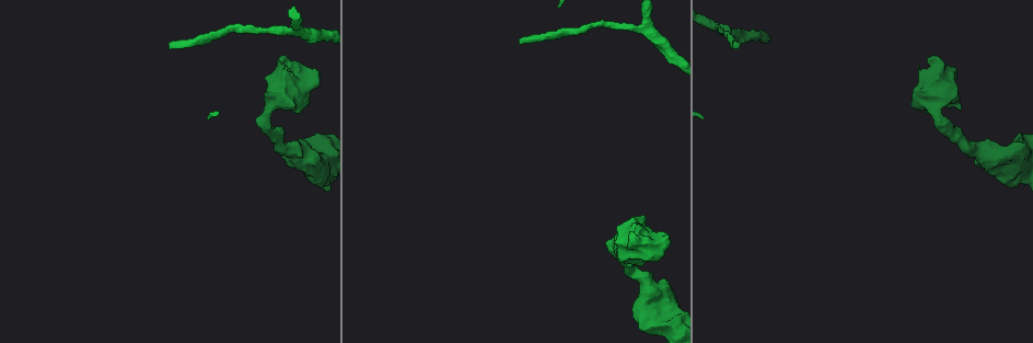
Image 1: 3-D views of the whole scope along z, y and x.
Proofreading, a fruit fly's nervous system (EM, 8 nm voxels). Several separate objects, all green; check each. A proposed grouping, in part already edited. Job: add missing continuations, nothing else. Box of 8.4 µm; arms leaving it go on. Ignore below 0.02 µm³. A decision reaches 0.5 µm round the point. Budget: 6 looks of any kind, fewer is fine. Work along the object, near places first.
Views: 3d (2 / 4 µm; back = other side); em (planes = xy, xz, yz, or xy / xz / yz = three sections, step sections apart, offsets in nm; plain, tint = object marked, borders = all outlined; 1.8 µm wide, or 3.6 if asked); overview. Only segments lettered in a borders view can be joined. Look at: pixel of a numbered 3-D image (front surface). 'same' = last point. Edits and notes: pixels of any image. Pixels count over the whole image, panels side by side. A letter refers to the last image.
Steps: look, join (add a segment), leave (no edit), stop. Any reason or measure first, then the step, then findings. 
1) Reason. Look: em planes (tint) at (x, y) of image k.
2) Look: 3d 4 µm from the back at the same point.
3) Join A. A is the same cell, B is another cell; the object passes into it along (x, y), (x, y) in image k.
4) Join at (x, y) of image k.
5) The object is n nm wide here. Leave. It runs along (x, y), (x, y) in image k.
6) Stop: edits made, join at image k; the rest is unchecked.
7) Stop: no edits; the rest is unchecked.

Thin end. Look: em planes (plain) at (521, 42) of image 1.

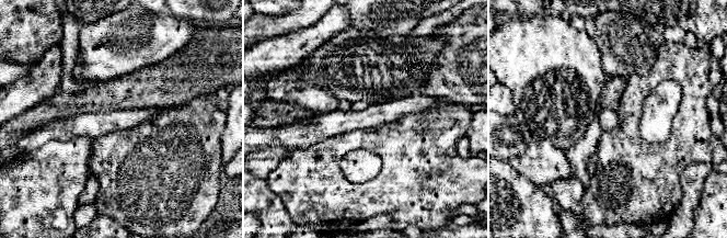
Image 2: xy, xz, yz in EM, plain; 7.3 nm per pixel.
Look: em planes (borders) at the same point.

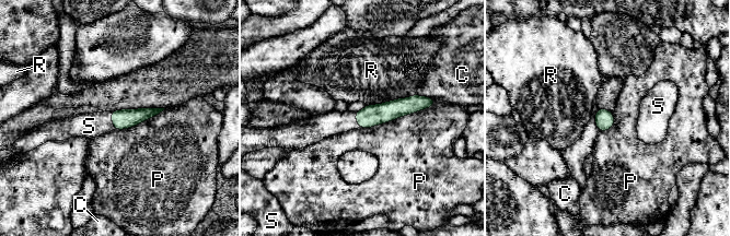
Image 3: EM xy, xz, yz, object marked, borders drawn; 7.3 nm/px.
Join S. S is the same cell, C, P and R are other cells; the object passes into it along (122, 119), (112, 120), (89, 126) in image 3; the neuron continues.

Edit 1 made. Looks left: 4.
Two arms in line, one across. Look: 3d 2 µm at (638, 30) of image 1.

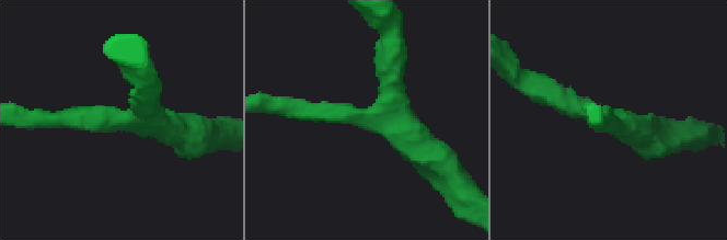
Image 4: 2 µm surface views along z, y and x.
3 arms meet here; the arms are 180, 220, 280 nm wide. Look: em xy step 8 (tint) at (613, 125) of image 4.

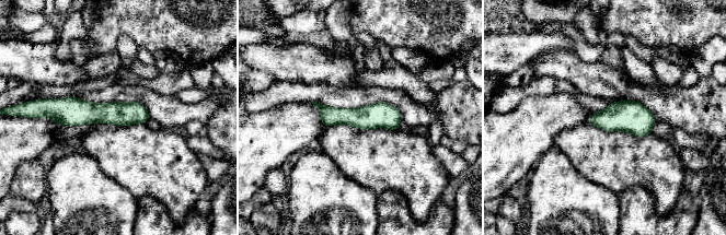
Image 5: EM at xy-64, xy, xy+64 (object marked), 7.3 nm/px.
Look: em planes (borders) at the same point.

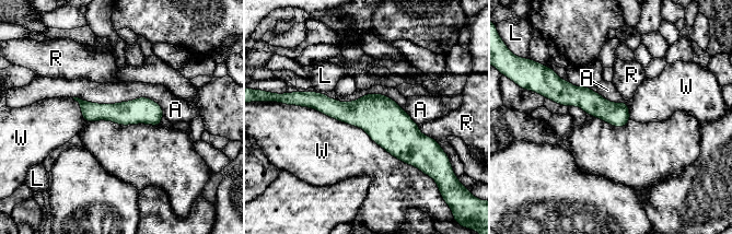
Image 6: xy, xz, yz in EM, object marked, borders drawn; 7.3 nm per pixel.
The longest contact is with W, 1050 nm. Leave. A, L, R and W are other cells; a border runs along (72, 96), (149, 97), (164, 116) in image 6; no lettered segment goes on from it.

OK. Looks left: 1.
Stop: edits made, join at image 3; the rest is unchecked.

